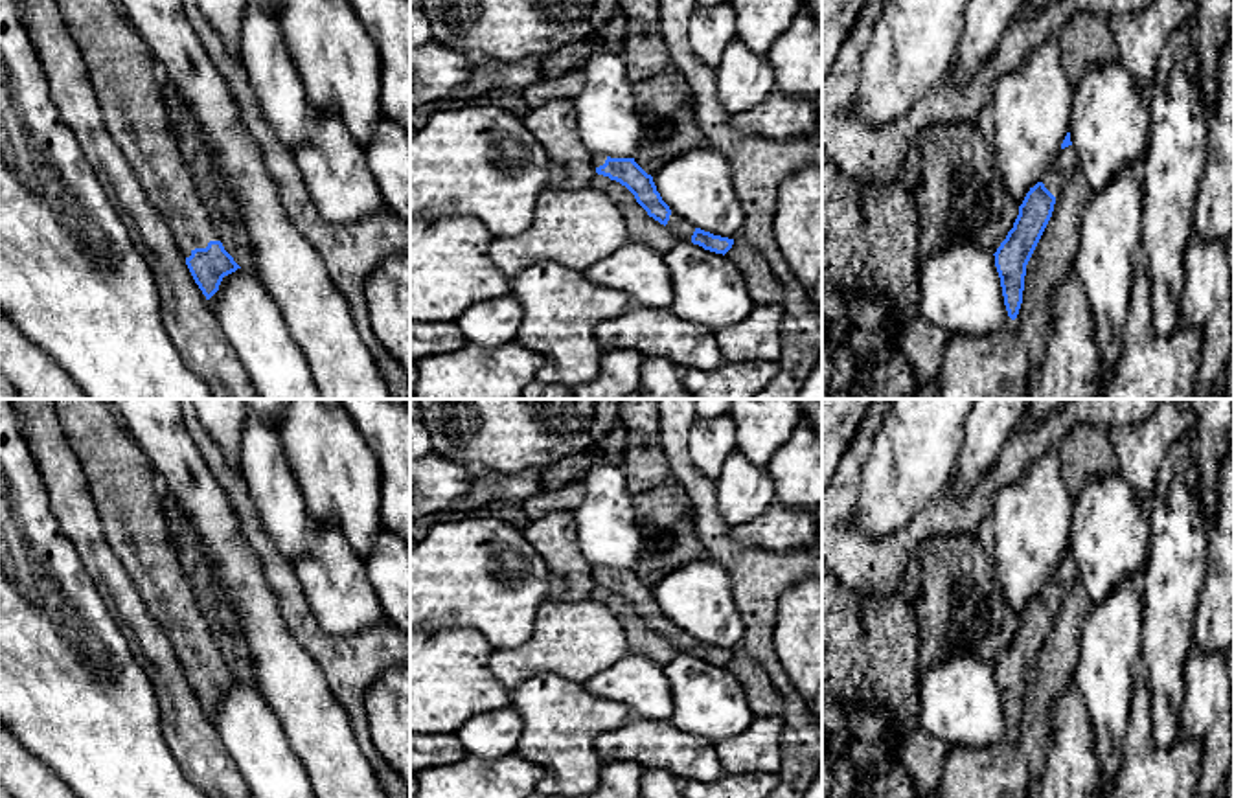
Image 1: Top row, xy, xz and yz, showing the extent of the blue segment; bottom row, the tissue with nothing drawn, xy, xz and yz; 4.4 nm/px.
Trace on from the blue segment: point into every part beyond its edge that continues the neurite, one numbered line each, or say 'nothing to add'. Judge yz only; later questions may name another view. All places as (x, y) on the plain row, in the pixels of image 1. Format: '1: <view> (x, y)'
1: yz (1063, 580)

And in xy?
1: xy (122, 480)

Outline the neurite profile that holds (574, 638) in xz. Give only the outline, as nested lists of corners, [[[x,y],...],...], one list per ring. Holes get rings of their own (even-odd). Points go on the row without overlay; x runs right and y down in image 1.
[[[546,599],[537,609],[531,636],[519,647],[493,649],[489,667],[508,690],[541,671],[585,684],[627,653],[623,627],[603,603]]]

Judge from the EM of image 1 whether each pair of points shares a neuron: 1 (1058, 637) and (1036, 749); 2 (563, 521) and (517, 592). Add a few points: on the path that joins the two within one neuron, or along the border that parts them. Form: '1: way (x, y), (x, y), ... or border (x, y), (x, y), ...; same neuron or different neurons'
1: way (1054, 664), (1038, 699), (1036, 721); same neuron
2: border (521, 532), (548, 569), (548, 598); different neurons

